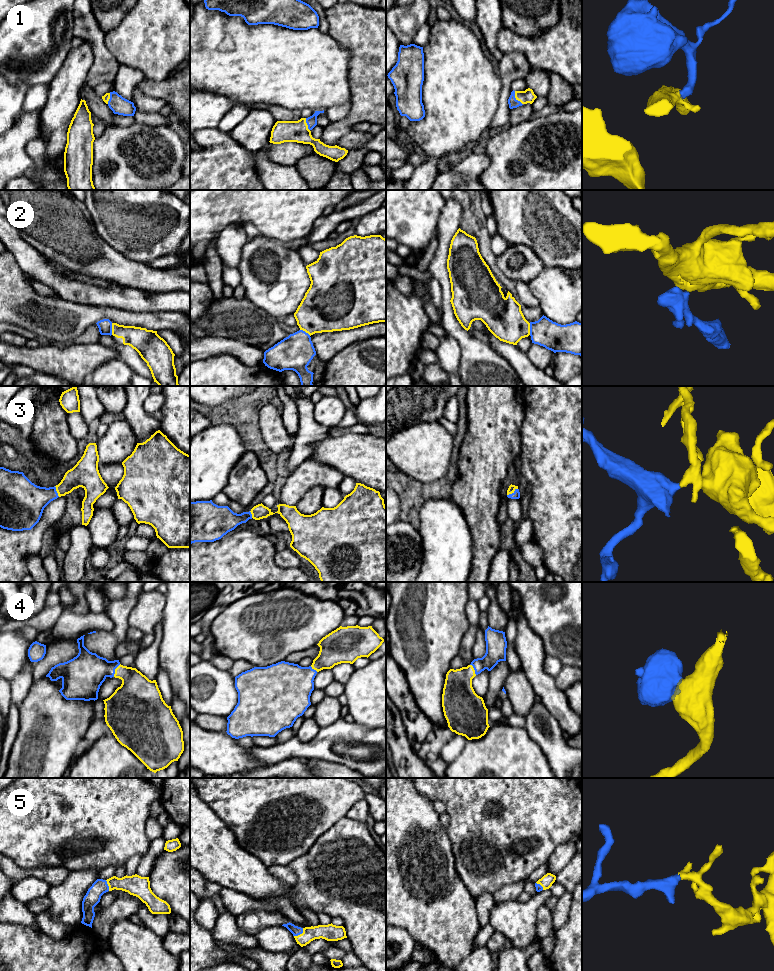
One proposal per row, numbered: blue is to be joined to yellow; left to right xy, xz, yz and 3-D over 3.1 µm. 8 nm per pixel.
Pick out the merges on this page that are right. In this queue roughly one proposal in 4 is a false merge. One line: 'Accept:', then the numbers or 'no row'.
Accept: 1, 2, 3, 4, 5

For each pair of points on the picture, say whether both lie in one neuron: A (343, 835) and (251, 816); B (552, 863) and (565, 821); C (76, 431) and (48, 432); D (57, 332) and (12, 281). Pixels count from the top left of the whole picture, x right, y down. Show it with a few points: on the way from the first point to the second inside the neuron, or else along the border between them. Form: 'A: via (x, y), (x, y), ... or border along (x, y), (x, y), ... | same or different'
A: border along (345, 816), (336, 821), (323, 833), (311, 848) | different
B: border along (571, 837), (565, 842), (560, 843), (545, 862) | different
C: border along (66, 413), (68, 429), (76, 440) | different
D: via (44, 319), (19, 294) | same

